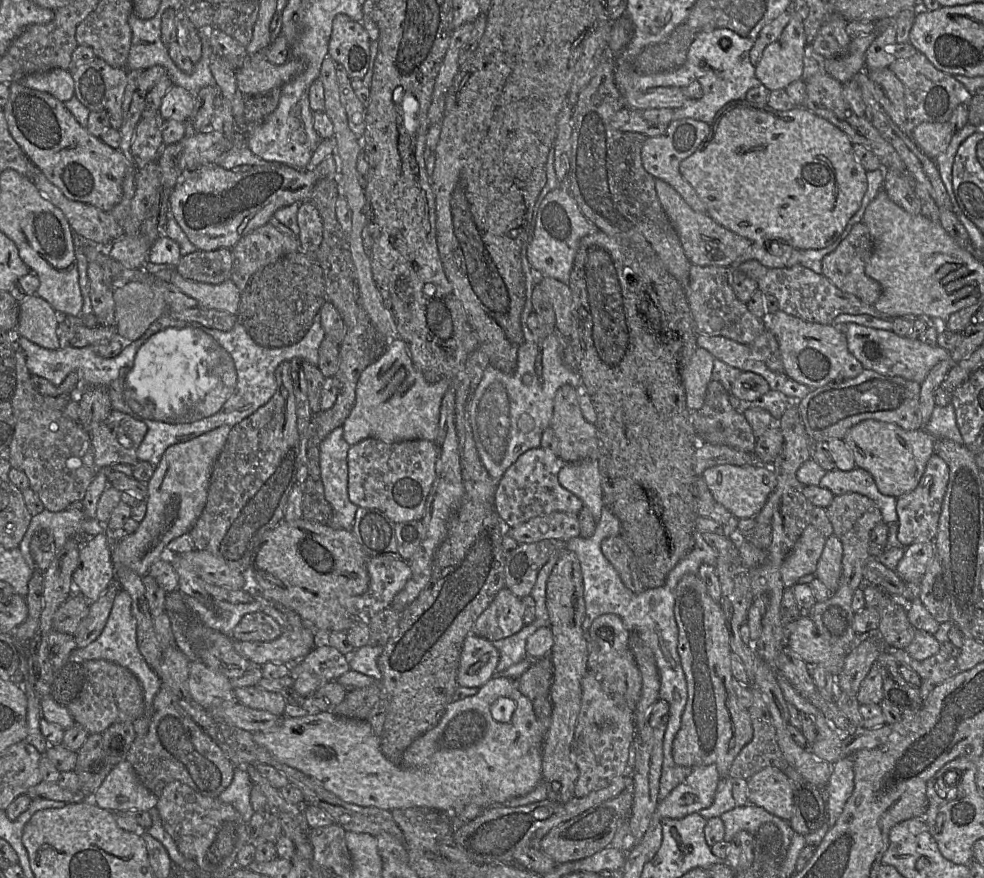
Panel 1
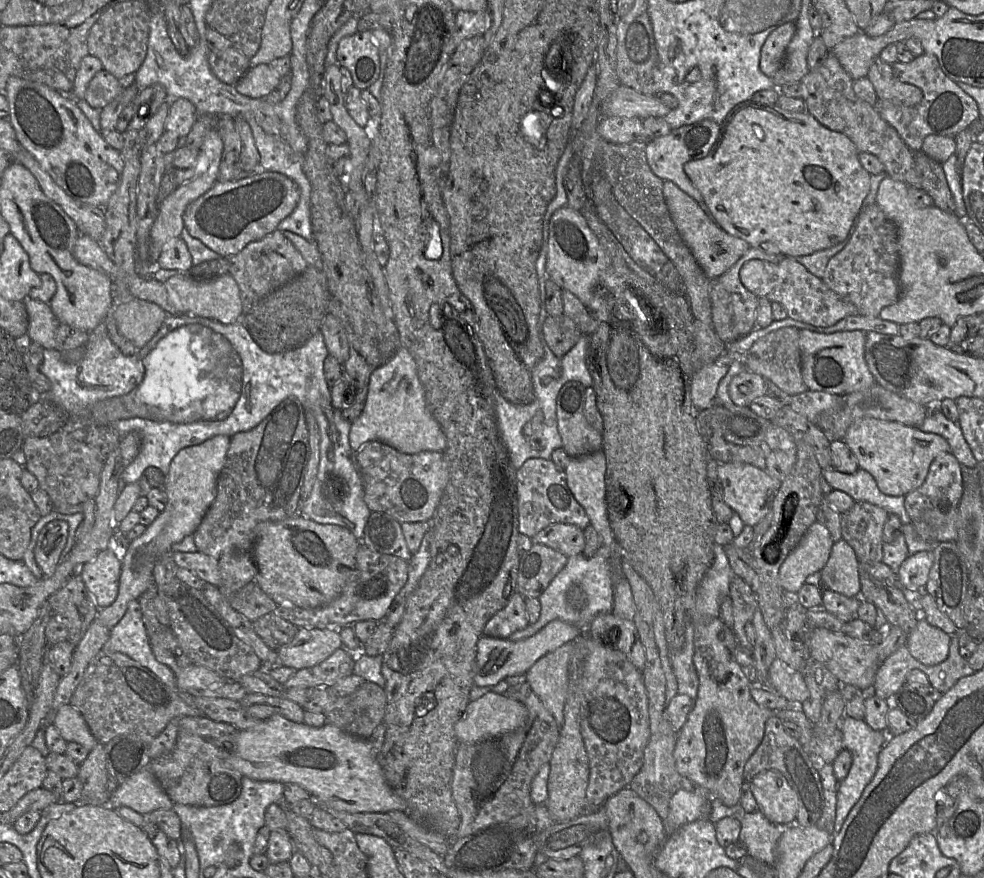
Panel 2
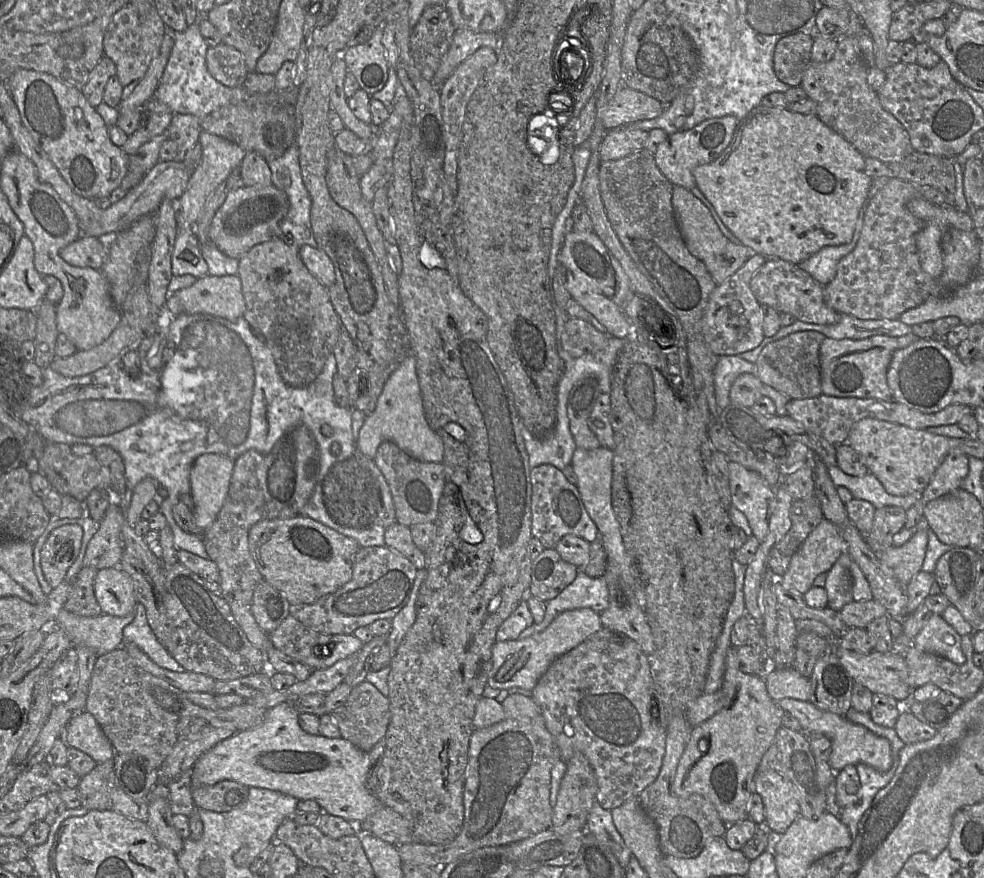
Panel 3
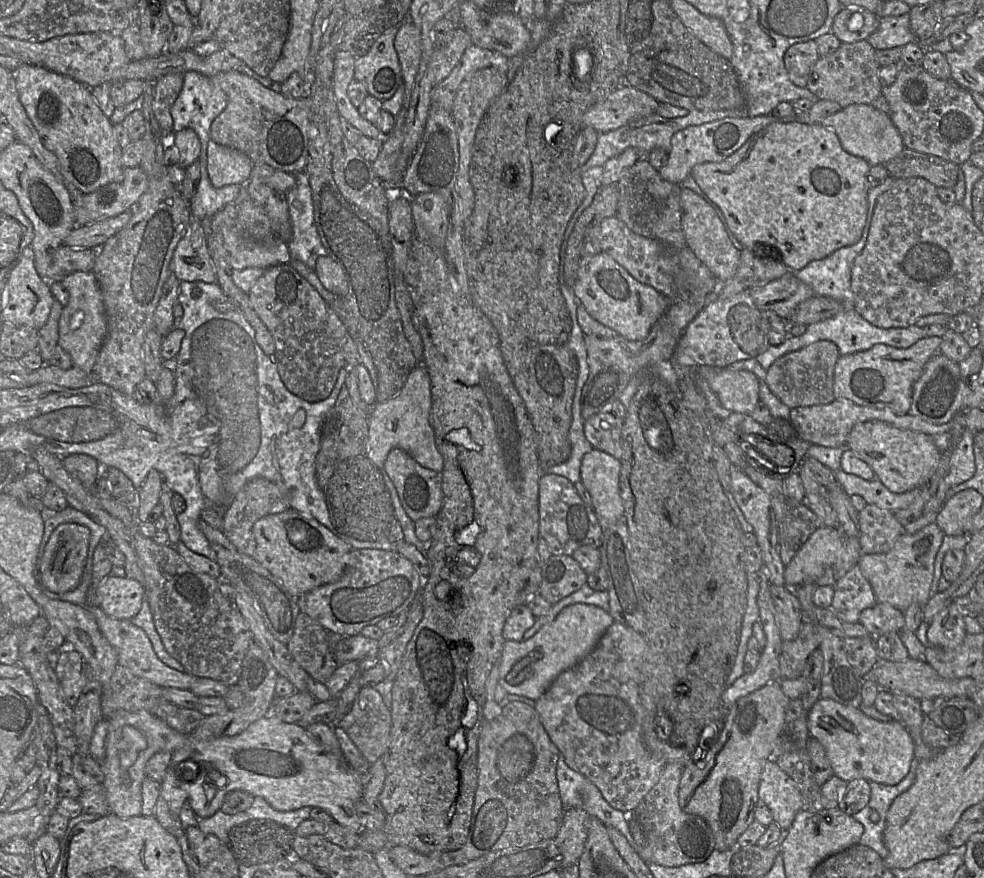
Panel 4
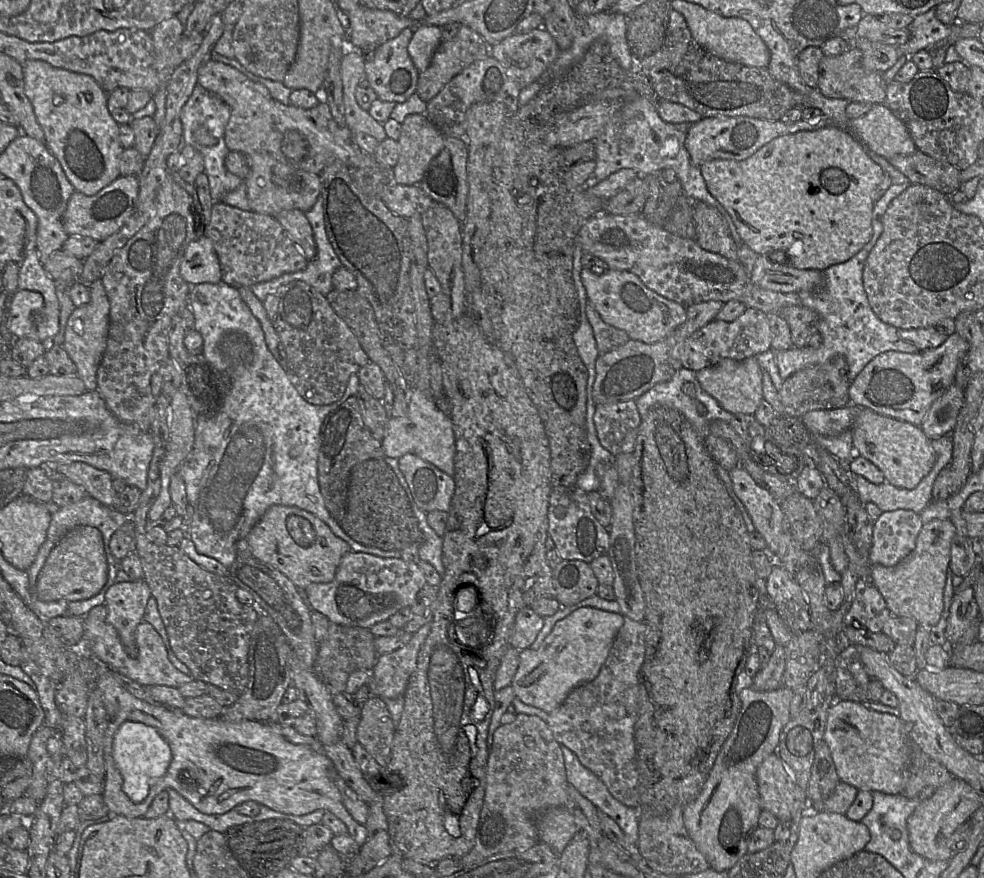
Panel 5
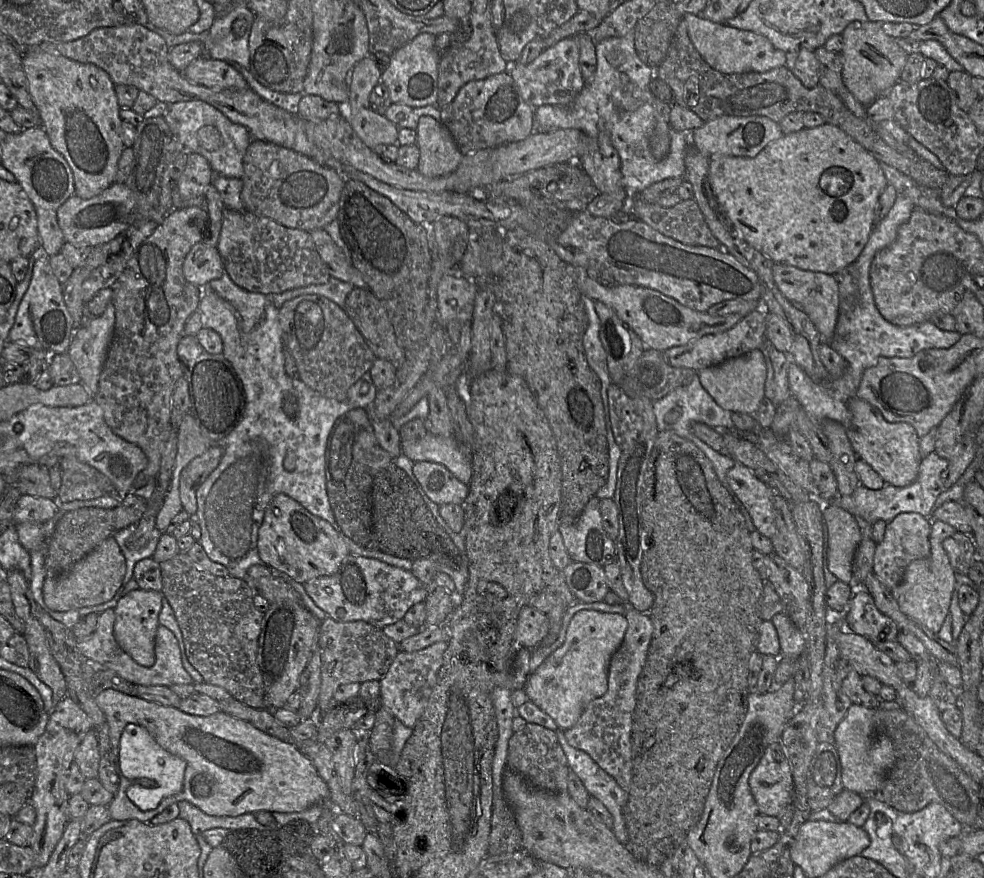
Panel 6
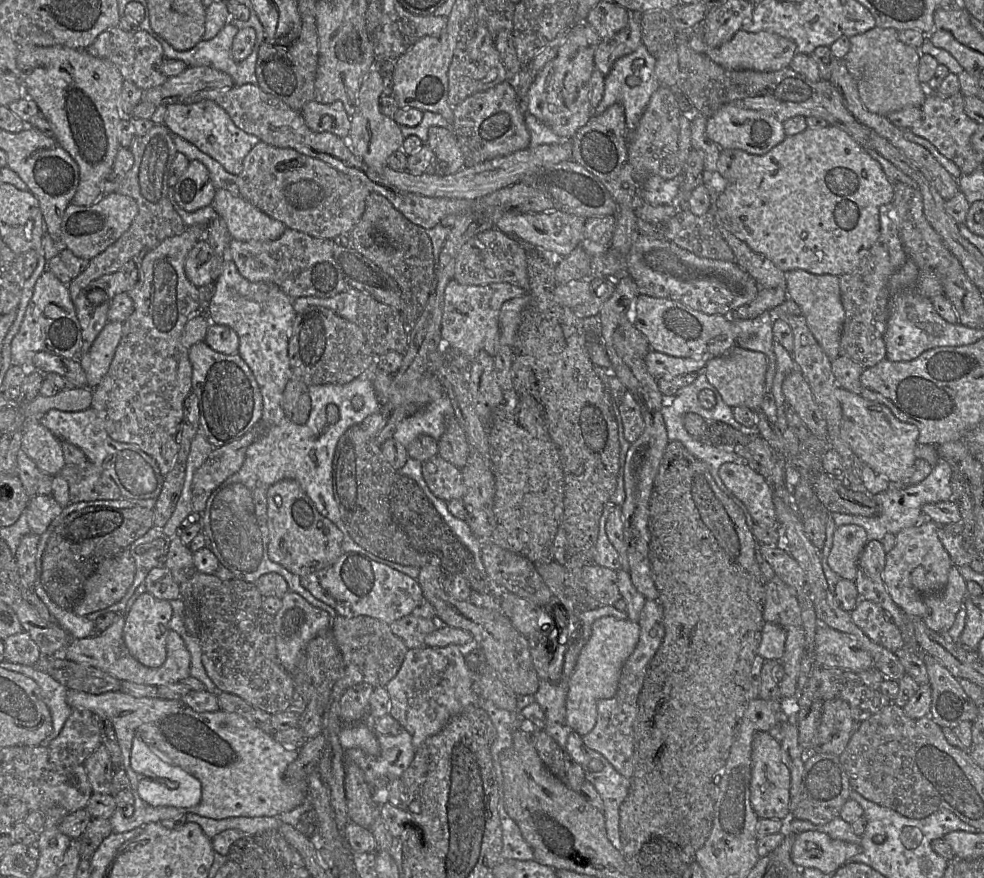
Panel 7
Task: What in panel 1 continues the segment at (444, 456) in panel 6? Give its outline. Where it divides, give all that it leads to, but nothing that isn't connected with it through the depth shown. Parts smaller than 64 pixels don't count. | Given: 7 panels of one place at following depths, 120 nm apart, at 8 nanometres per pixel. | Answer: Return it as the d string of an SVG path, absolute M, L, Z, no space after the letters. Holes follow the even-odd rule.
M400 338L390 339L386 352L361 373L356 386L354 407L343 423L343 437L350 445L366 438L375 438L385 443L424 439L435 442L439 432L440 408L446 391L452 387L451 380L429 383L414 365L406 343Z

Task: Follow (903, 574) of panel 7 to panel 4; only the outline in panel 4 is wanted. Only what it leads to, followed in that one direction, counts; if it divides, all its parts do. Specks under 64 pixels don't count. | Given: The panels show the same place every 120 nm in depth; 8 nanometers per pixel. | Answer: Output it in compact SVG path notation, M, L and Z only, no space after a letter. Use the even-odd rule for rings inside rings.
M867 504L858 512L858 523L860 528L860 547L862 555L884 554L889 552L897 539L904 534L904 526L896 519L894 512L882 509L874 504Z

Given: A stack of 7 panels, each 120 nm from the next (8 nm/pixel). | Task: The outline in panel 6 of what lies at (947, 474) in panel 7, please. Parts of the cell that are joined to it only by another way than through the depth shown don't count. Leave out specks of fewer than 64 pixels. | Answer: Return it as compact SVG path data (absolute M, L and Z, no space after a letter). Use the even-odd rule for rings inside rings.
M933 451L922 459L918 470L918 477L912 484L905 487L886 484L880 490L871 490L860 484L851 496L837 496L832 502L853 516L864 519L871 525L879 520L888 523L901 513L918 513L923 517L929 518L934 511L934 504L938 496L946 490L941 479L941 474L947 467L948 461Z

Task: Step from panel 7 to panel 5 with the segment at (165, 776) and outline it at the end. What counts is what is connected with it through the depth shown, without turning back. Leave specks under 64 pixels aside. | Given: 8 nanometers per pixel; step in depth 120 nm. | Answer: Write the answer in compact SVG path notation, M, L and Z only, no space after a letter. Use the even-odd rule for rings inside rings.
M134 721L123 722L116 731L112 755L123 778L122 790L134 803L140 803L147 797L153 782L166 774L172 760L169 745L157 730Z

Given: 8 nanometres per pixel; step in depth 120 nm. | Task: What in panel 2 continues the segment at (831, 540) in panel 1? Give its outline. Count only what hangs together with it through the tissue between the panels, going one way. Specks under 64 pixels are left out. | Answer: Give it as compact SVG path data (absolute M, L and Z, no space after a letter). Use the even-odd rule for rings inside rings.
M844 539L834 542L829 559L819 572L822 587L846 597L861 598L859 561Z

